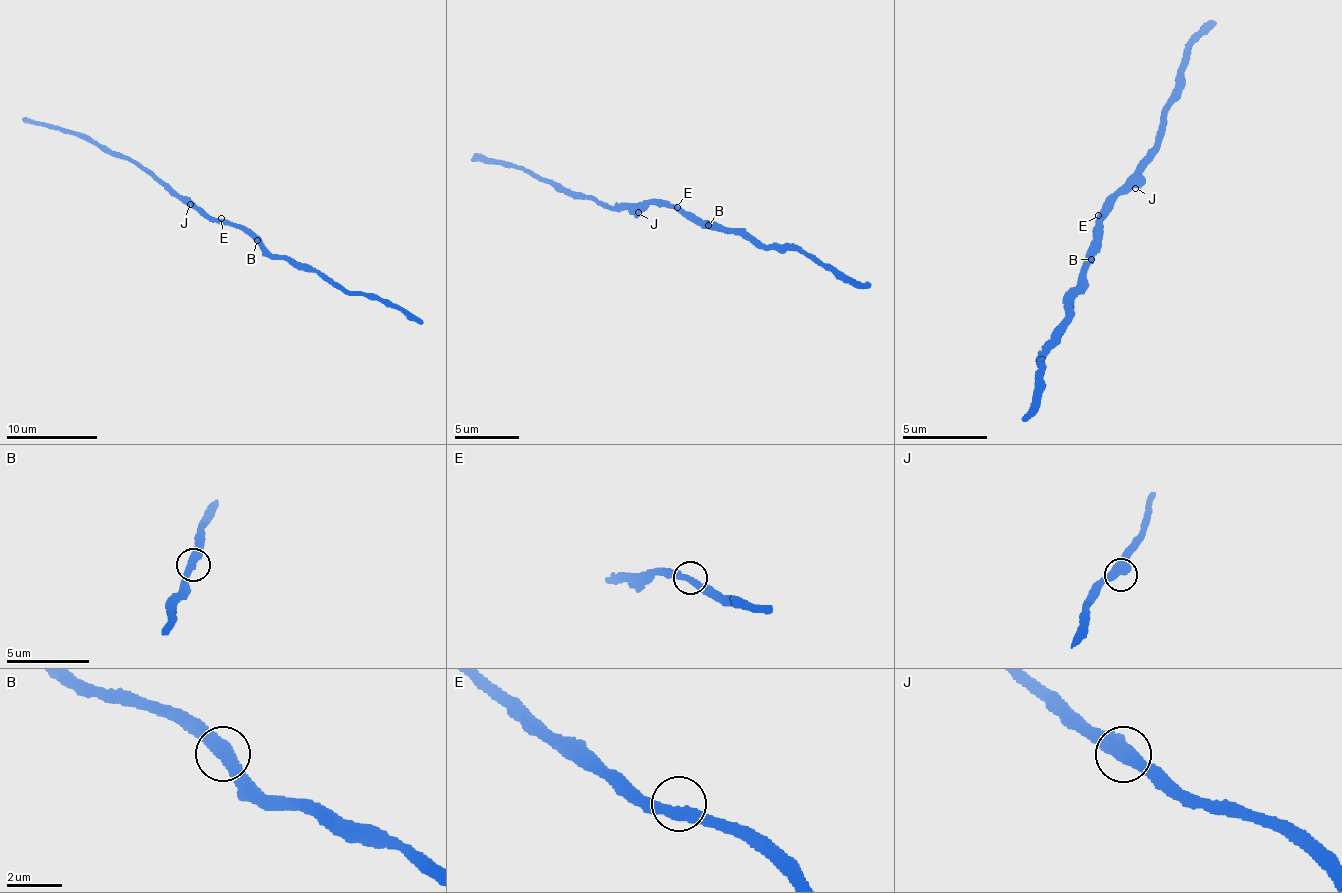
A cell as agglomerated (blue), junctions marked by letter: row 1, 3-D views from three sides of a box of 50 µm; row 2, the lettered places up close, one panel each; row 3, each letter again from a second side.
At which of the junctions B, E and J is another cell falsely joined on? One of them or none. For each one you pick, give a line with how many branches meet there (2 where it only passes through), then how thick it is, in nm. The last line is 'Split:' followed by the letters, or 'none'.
Split: none

